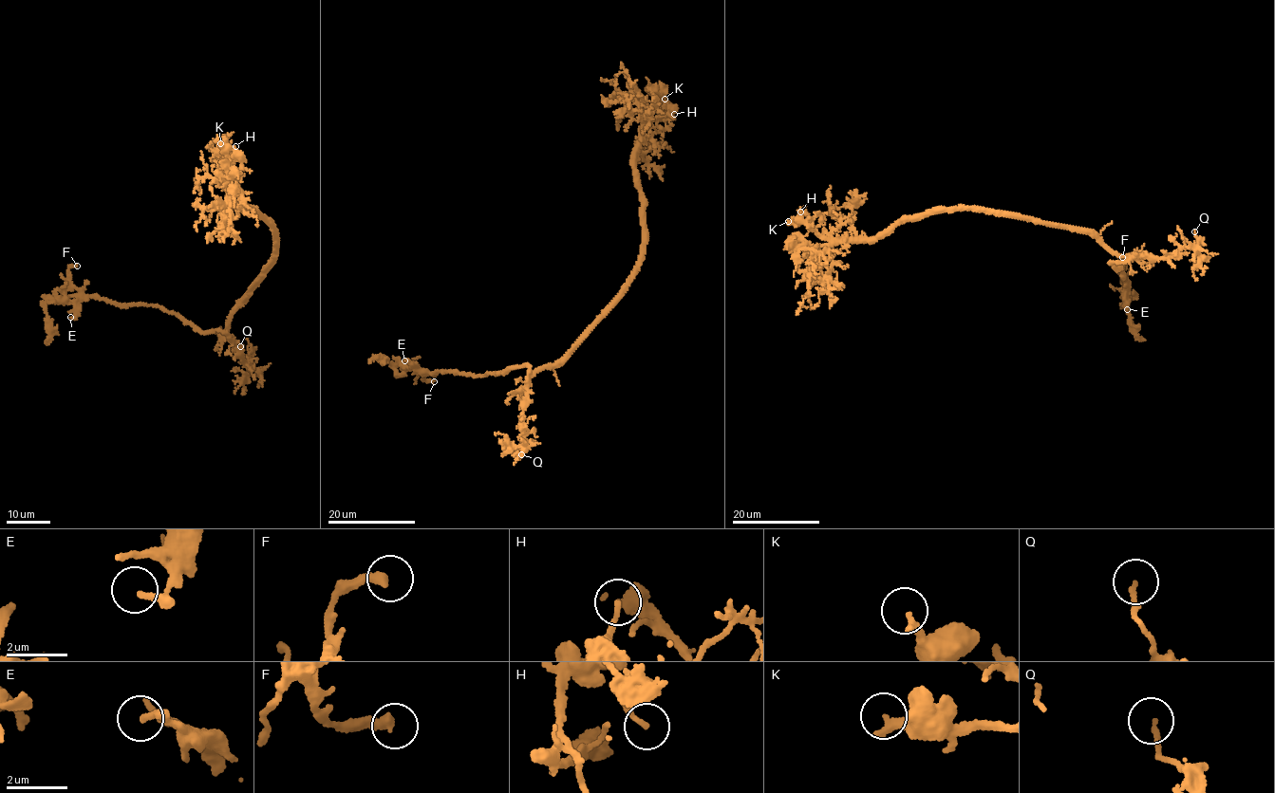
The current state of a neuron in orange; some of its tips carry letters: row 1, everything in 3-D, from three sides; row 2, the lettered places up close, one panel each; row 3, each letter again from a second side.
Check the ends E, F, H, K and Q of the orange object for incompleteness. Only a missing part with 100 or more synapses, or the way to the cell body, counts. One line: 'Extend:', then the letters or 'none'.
Extend: none

